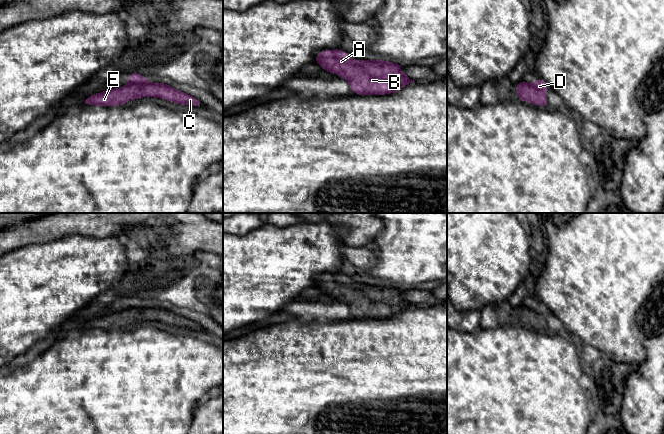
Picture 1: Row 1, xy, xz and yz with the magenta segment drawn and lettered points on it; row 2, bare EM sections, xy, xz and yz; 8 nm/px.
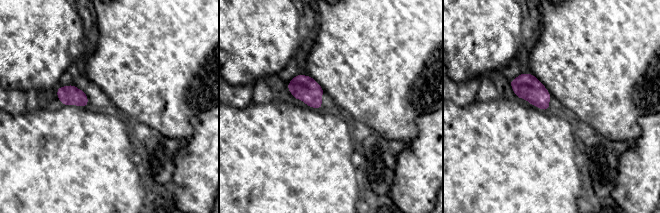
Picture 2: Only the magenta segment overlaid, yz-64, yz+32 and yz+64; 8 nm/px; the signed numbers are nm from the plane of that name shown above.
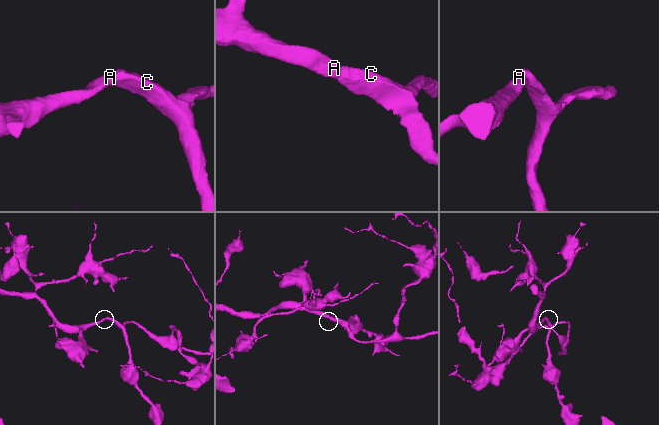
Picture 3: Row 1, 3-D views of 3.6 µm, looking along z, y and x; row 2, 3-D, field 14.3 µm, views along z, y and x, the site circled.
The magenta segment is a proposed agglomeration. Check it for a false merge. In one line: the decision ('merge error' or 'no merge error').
no merge error

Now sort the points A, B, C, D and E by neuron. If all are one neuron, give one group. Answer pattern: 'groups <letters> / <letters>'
groups A B C D E

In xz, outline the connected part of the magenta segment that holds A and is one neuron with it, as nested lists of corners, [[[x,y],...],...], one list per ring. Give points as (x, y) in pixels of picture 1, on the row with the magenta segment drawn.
[[[340,49],[318,52],[314,63],[319,64],[324,71],[346,79],[351,91],[357,95],[391,94],[399,92],[404,86],[415,82],[401,71],[400,63],[383,60],[353,60]]]

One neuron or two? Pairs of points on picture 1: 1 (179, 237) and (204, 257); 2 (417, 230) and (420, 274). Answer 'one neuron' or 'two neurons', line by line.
1: two neurons
2: one neuron

